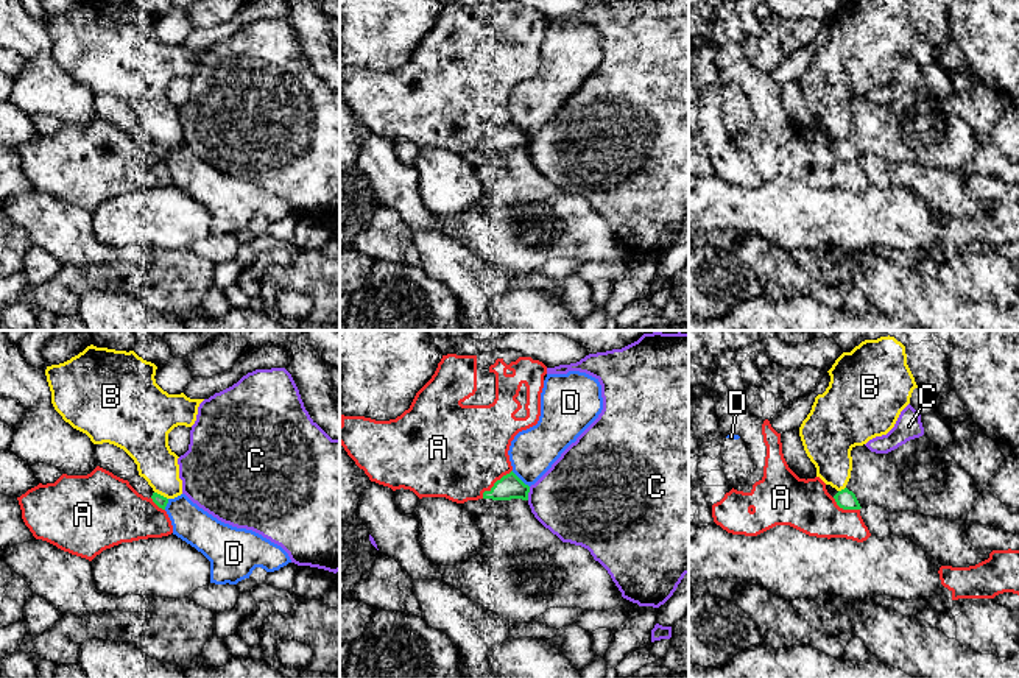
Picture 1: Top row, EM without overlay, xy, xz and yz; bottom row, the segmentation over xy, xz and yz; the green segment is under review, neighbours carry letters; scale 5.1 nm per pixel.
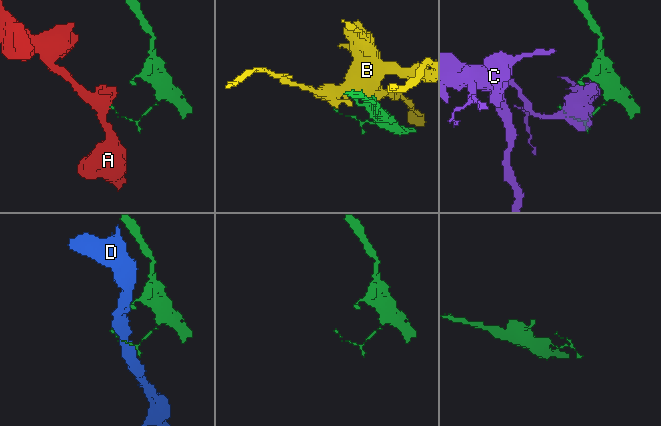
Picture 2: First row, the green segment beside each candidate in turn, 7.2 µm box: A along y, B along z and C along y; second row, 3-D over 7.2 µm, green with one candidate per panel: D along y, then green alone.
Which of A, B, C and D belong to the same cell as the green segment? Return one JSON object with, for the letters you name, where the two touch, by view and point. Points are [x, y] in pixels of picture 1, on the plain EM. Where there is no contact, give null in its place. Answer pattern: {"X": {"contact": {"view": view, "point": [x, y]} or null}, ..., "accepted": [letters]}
{"accepted": []}

